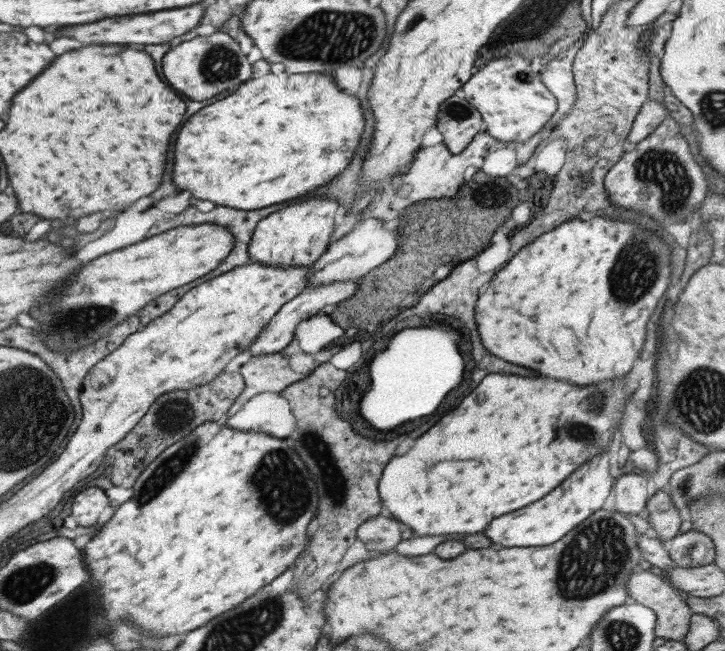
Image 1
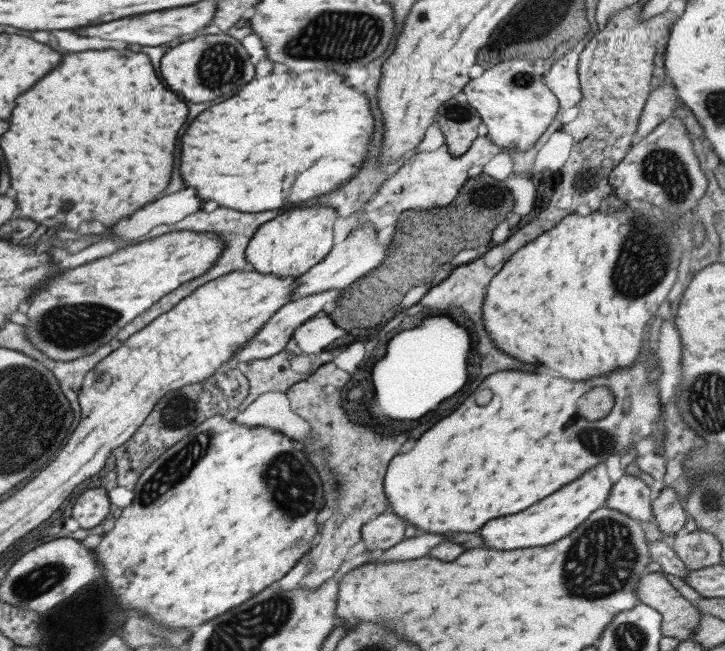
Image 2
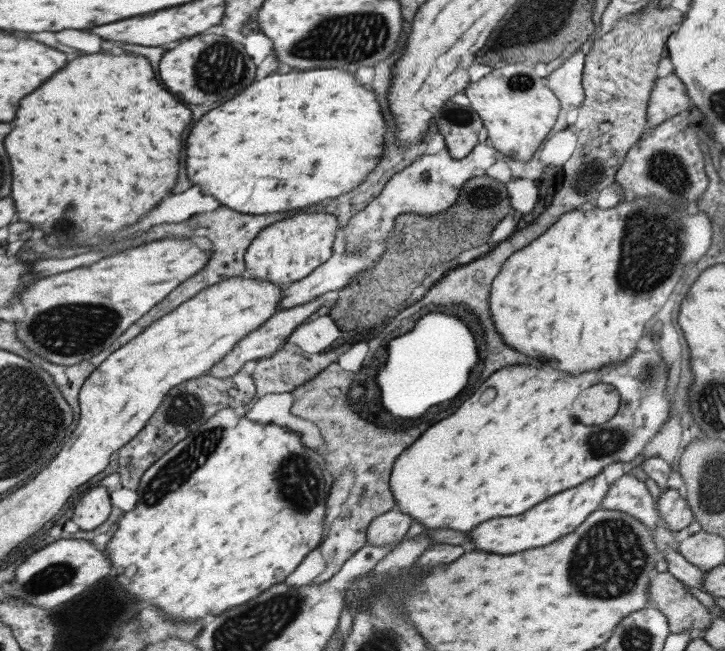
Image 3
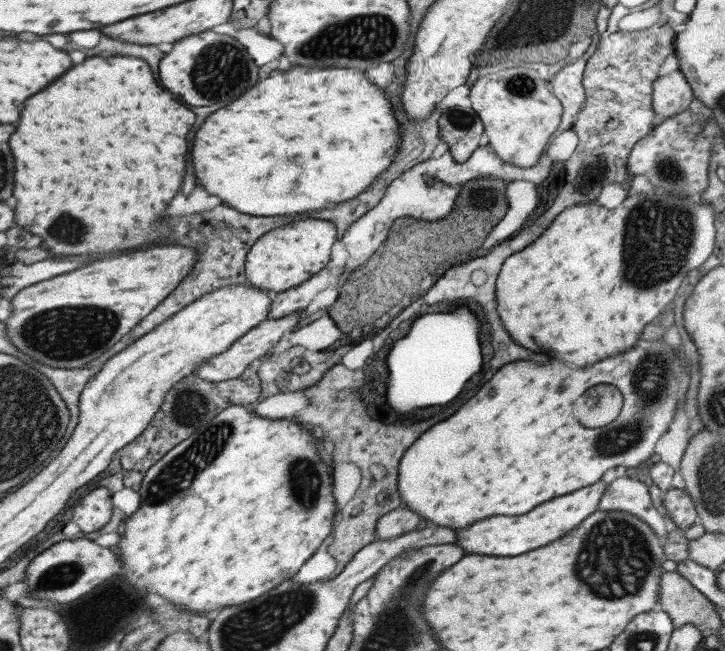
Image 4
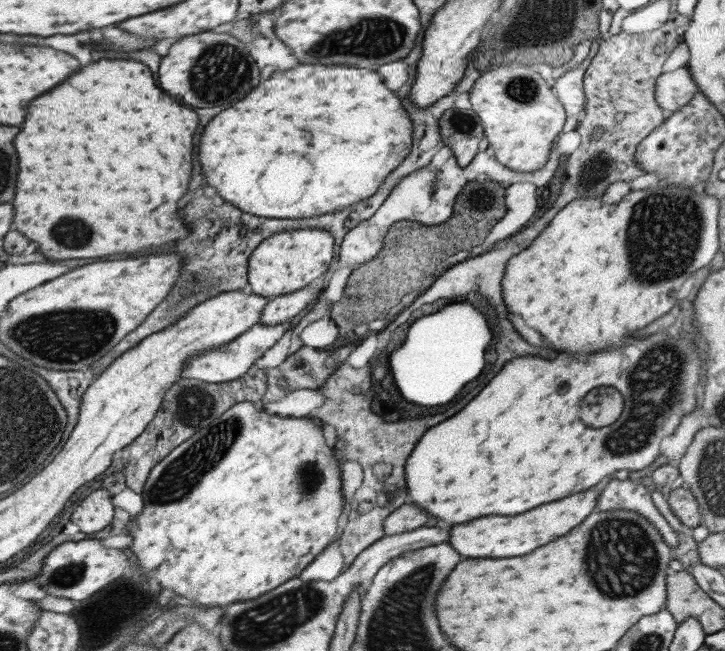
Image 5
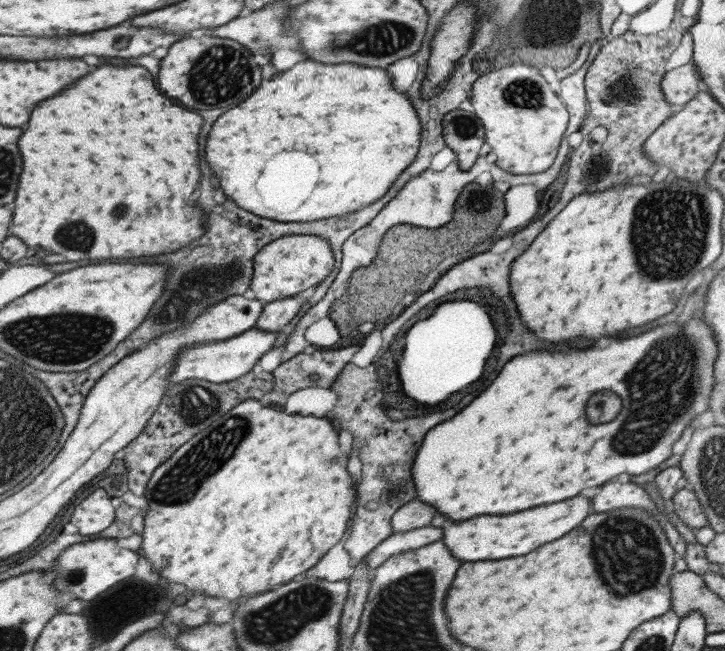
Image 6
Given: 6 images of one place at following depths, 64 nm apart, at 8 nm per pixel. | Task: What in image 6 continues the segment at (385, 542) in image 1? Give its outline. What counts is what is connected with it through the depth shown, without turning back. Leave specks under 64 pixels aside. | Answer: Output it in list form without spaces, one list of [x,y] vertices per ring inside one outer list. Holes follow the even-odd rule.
[[[417,499],[406,502],[391,515],[389,525],[395,533],[404,533],[415,528],[429,525],[435,516],[435,508]]]

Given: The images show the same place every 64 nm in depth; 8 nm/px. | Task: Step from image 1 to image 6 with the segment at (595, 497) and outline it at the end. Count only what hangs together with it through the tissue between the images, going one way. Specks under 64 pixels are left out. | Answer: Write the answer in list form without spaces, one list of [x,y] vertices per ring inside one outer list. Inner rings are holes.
[[[575,496],[559,504],[543,504],[539,508],[529,508],[523,512],[507,516],[475,516],[471,520],[453,522],[443,530],[441,542],[447,546],[451,556],[459,562],[477,562],[477,560],[501,560],[511,556],[523,556],[533,548],[559,538],[561,534],[575,528],[589,510],[589,500]]]

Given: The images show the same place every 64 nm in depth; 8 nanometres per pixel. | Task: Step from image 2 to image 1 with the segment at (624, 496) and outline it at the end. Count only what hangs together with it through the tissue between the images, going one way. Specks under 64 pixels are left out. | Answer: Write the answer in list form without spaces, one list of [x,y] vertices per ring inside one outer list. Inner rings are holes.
[[[635,473],[621,474],[613,483],[613,496],[615,496],[615,511],[626,514],[644,516],[645,502],[648,499],[645,484],[649,477]]]

